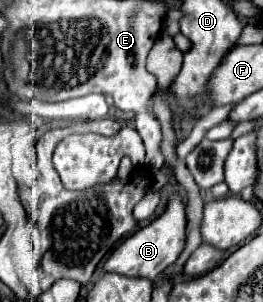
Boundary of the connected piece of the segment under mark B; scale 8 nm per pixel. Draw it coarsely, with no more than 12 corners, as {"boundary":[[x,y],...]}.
{"boundary":[[178,195],[112,251],[104,271],[154,281],[186,241]]}

